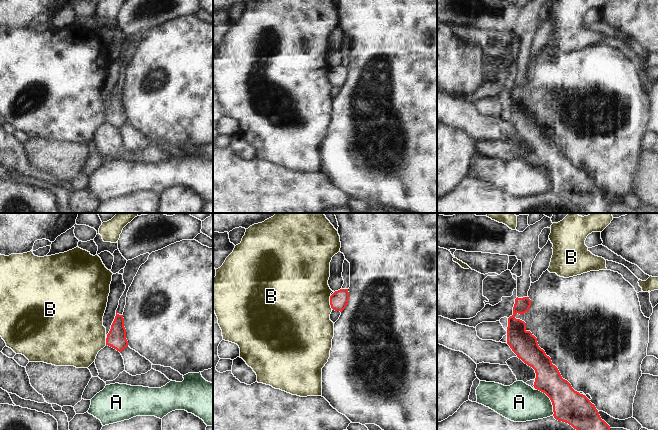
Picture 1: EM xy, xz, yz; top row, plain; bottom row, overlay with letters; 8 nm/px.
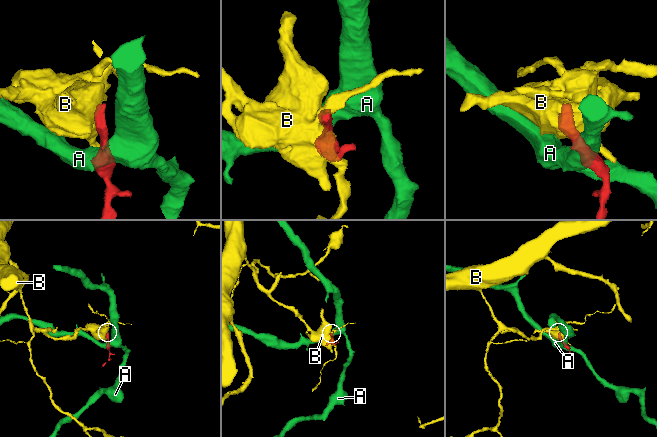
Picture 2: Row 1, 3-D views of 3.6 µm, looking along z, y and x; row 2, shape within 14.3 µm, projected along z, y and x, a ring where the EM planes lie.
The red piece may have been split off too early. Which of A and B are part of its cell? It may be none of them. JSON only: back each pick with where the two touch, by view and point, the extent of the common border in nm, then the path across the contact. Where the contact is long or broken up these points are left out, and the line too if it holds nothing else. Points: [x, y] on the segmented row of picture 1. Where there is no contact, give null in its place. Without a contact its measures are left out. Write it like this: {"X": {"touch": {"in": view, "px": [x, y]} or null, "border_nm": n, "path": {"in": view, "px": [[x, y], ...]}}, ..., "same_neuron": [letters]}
{"same_neuron": []}

